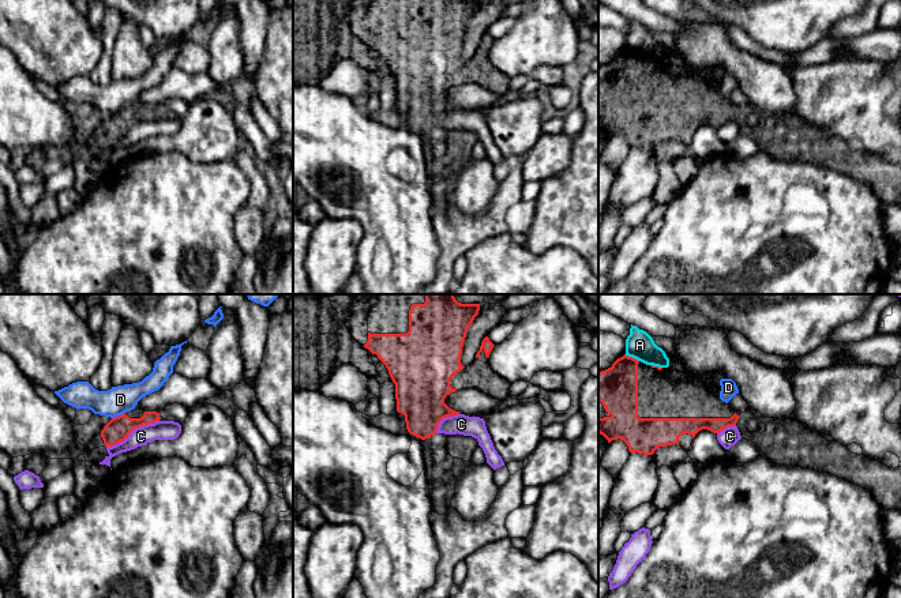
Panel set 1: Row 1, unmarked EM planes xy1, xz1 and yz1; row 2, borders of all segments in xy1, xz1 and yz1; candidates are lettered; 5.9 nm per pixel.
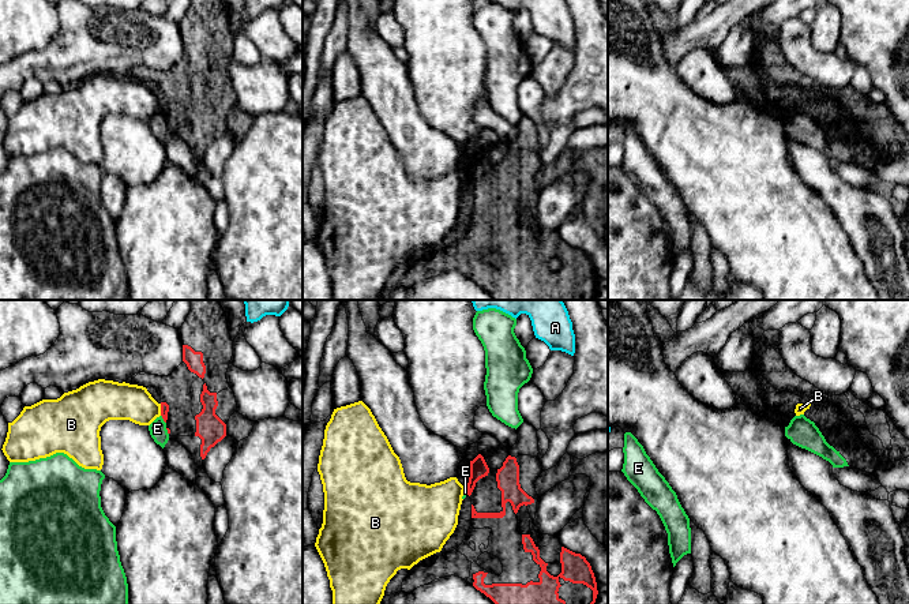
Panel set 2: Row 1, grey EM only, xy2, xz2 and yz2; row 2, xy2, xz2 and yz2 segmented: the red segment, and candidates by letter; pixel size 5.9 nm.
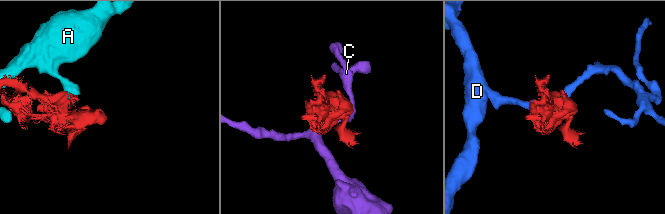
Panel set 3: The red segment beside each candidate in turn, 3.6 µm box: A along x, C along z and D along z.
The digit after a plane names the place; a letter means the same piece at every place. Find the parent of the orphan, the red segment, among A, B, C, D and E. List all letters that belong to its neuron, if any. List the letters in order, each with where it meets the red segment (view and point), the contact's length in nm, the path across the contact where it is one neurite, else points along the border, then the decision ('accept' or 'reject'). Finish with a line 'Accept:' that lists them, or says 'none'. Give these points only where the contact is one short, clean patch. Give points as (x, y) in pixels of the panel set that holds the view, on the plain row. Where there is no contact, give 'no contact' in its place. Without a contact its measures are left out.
A: yz1 (631, 52) | 100 nm | along yz1 (624, 49), (638, 56) | reject
B: xy2 (161, 104) | 70 nm | along xy2 (160, 98), (161, 109) | reject
C: xy1 (132, 124) | 360 nm | along xy1 (158, 115), (136, 121), (123, 135), (107, 142) | reject
D: xy1 (119, 111) | 90 nm | along xy1 (124, 106), (112, 113) | reject
E: xy2 (162, 112) | 60 nm | reject
Accept: none

